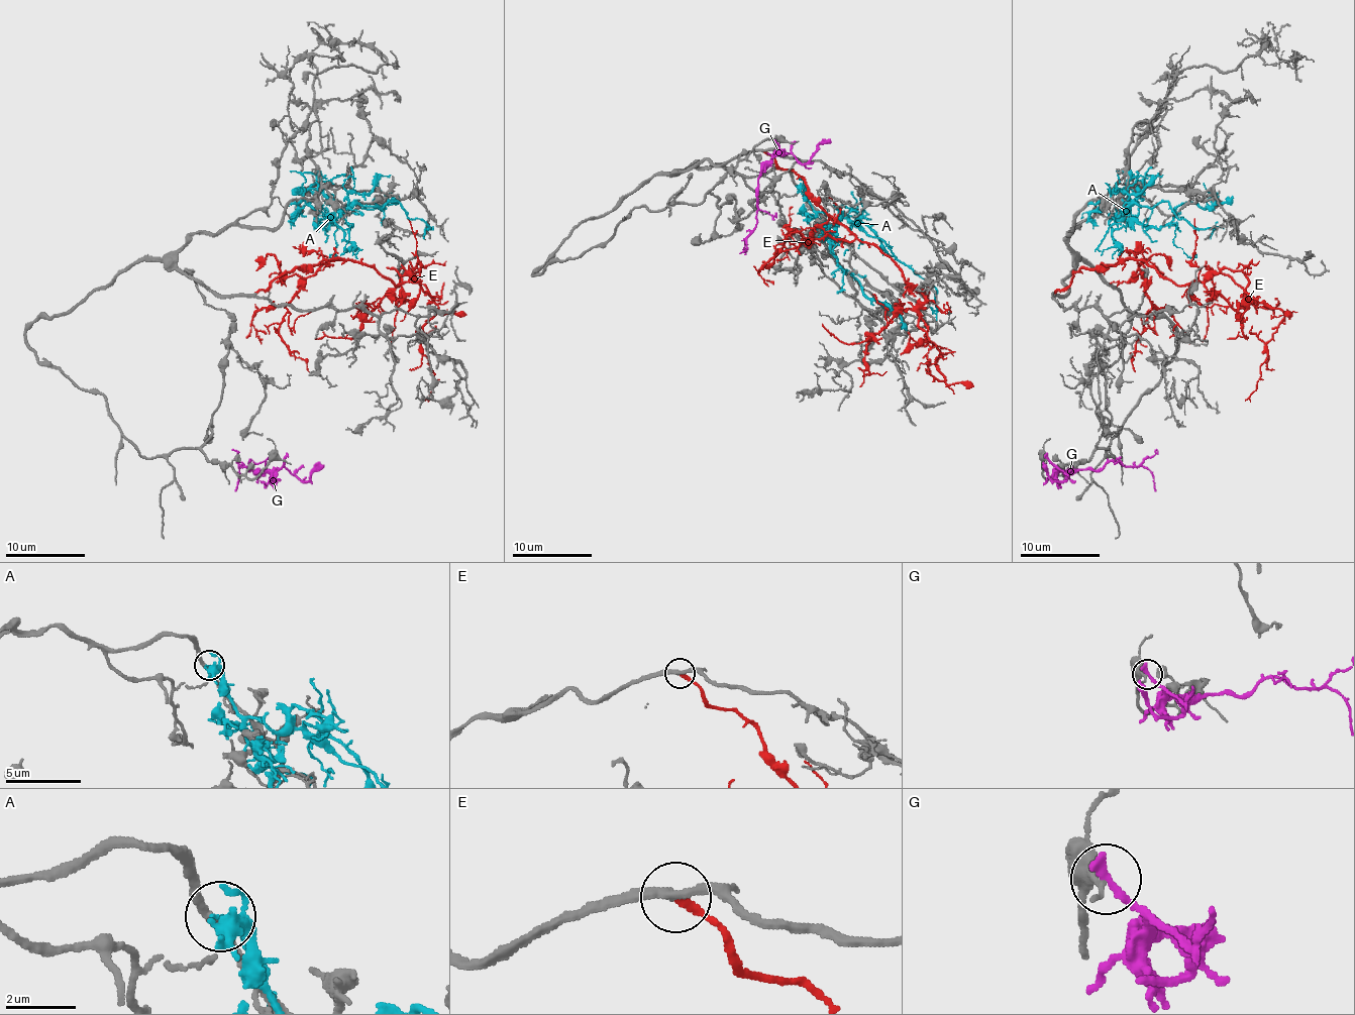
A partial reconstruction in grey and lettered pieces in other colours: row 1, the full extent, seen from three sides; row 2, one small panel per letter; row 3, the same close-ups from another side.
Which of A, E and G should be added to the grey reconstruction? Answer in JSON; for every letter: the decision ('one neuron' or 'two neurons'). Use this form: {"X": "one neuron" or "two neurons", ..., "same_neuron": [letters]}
{"A": "two neurons", "E": "one neuron", "G": "two neurons", "same_neuron": ["E"]}

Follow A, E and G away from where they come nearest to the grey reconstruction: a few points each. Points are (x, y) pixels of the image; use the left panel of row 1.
A: (290, 204), (304, 200), (324, 214), (355, 204), (382, 208), (398, 202), (410, 218), (419, 218), (429, 228)
E: (256, 292), (324, 259), (396, 286), (412, 273), (435, 313), (423, 401)
G: (284, 458), (279, 468), (250, 470), (250, 460), (248, 466), (238, 466), (234, 490)

